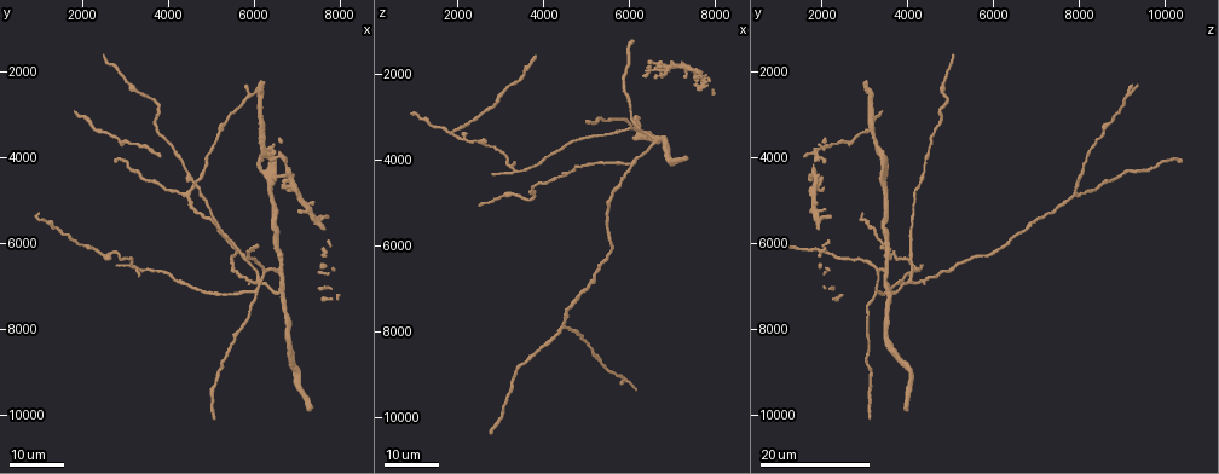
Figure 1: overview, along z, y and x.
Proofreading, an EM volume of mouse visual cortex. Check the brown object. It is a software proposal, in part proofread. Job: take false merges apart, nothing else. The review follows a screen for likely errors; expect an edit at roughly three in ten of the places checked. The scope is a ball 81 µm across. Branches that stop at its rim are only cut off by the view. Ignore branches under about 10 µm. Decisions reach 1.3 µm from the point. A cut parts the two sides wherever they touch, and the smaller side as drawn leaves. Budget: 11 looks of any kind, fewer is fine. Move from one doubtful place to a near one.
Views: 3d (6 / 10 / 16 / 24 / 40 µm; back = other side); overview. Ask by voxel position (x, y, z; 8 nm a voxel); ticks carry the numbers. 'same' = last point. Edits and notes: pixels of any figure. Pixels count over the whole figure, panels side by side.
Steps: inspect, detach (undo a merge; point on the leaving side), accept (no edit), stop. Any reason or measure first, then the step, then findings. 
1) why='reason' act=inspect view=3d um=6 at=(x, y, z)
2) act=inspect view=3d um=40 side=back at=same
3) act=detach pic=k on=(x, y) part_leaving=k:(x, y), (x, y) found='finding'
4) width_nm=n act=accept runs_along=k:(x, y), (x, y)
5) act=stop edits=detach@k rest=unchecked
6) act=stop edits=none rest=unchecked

why='a fork' act=inspect view=3d um=24 at=(6100, 6950, 4050)

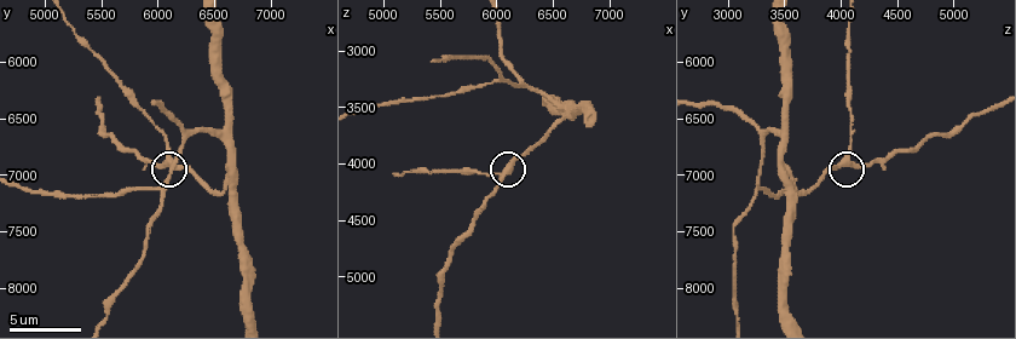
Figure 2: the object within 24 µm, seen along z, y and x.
act=inspect view=3d um=10 at=(6080, 6900, 4080)

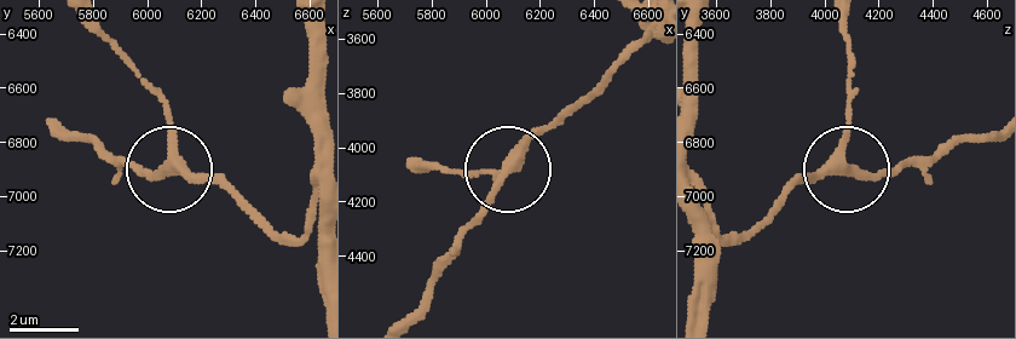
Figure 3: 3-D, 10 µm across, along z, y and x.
arms=3 act=accept runs_along=3:(842, 21), (850, 55), (842, 159), (850, 168), (908, 168) found='one neuron here'

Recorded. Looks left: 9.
why='thick turns thin' act=inspect view=3d um=16 at=(3350, 6600, 4300)

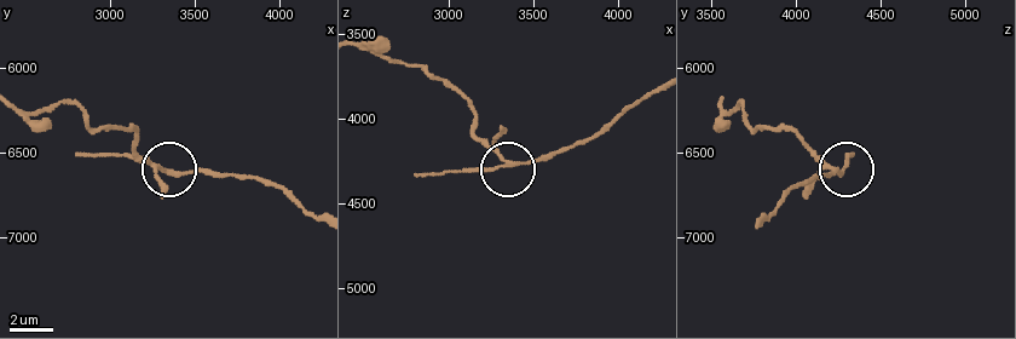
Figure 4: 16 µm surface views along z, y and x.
why='closer look' act=inspect view=3d um=10 at=same

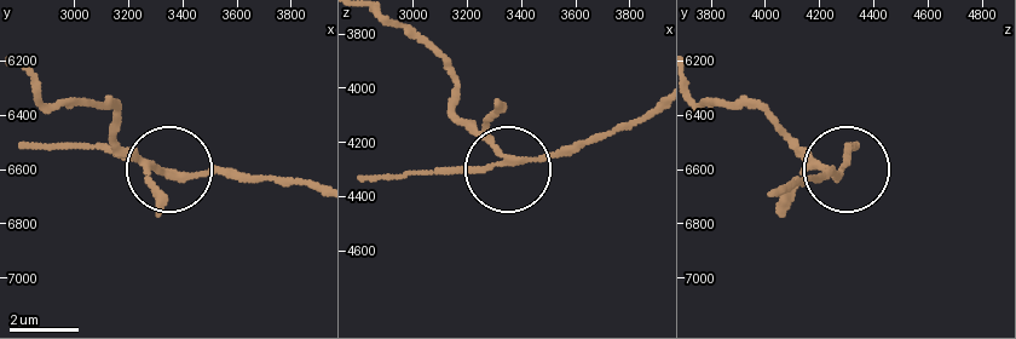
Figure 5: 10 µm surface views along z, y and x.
act=inspect view=3d um=10 side=back at=(3330, 6600, 4260)

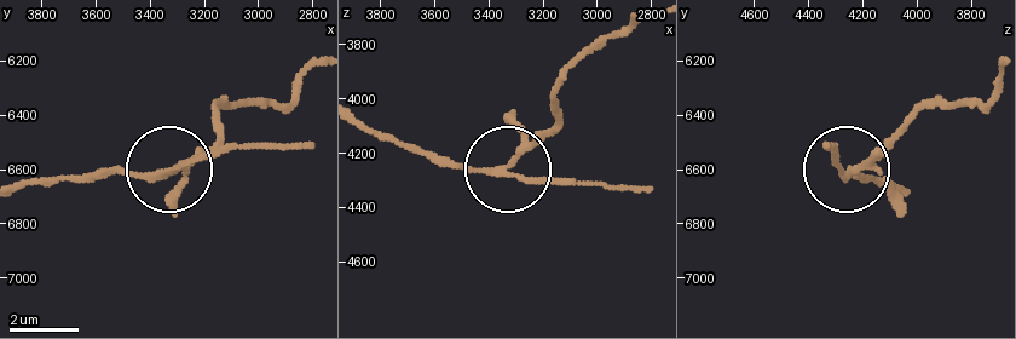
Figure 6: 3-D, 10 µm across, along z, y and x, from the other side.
act=detach pic=6 on=(171, 195) part_leaving=6:(497, 168), (546, 133), (572, 64), (635, 21) found='a second neuron is stuck on'

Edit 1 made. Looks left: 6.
why='redraw' act=inspect view=overview

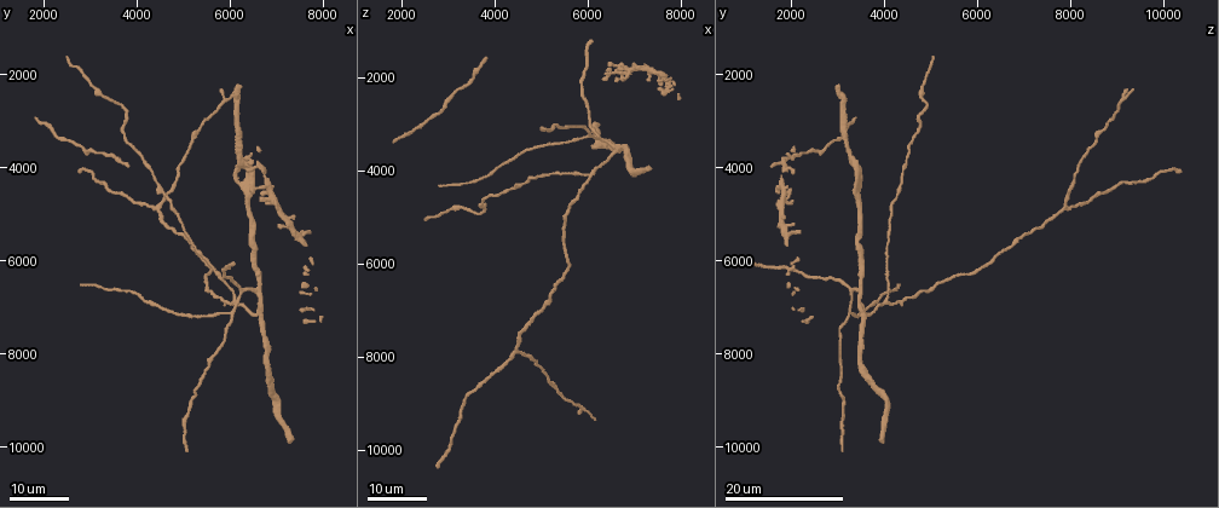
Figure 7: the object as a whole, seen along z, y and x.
why='three arms meet' act=inspect view=3d um=24 at=(6000, 7100, 3200)

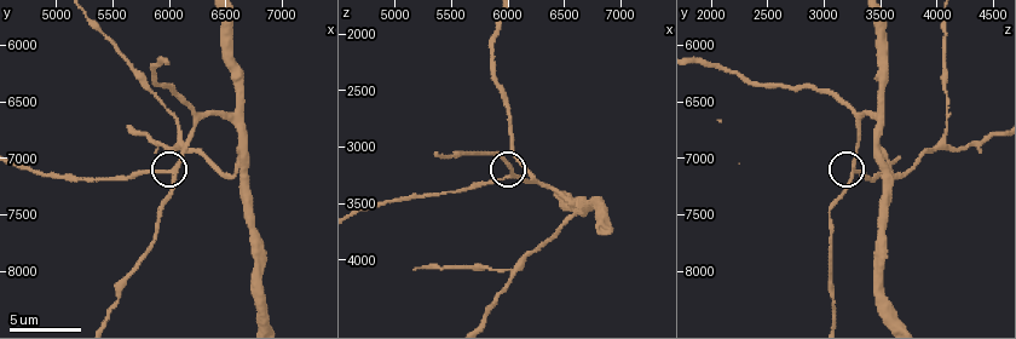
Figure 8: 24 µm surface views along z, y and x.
why='closer look' act=inspect view=3d um=10 at=(6040, 7140, 3240)

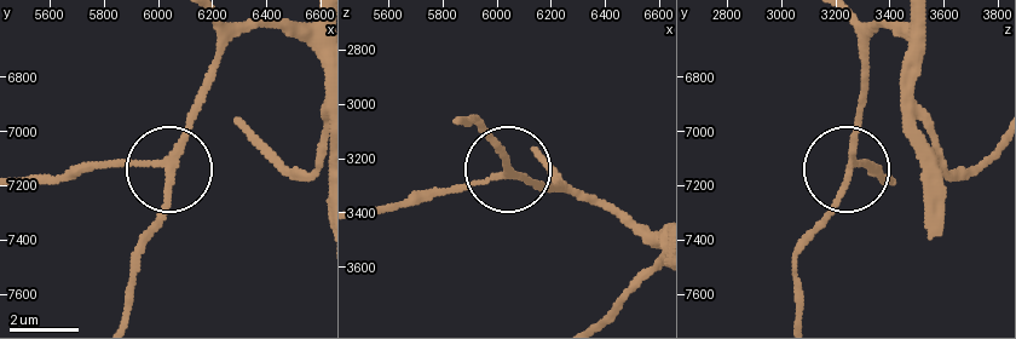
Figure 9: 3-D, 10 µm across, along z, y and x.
width_nm=180 act=accept runs_along=9:(992, 151), (948, 164), (882, 24), (812, 239) found='one neuron here'

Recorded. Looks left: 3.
why='two arms in line, one across' act=inspect view=3d um=10 at=(6640, 7100, 3540)

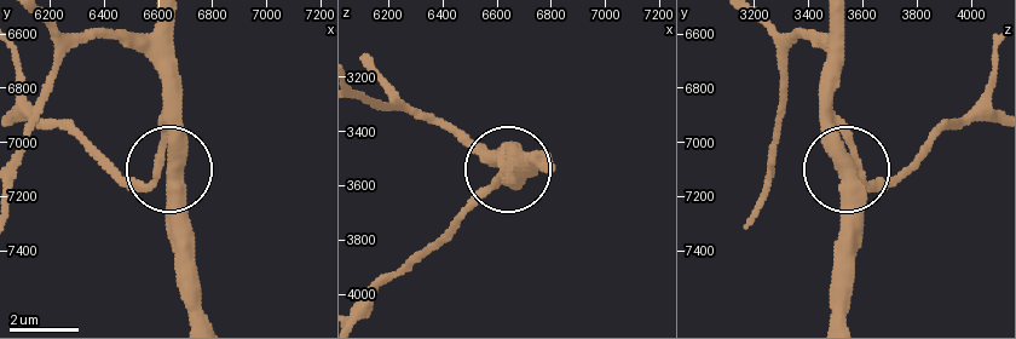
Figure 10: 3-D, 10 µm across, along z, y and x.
width_nm=410 act=accept runs_along=10:(23, 96), (117, 168), (144, 181), (169, 174), (169, 250) found='one neuron here'

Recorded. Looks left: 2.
act=stop edits=detach@6 rest=unchecked

